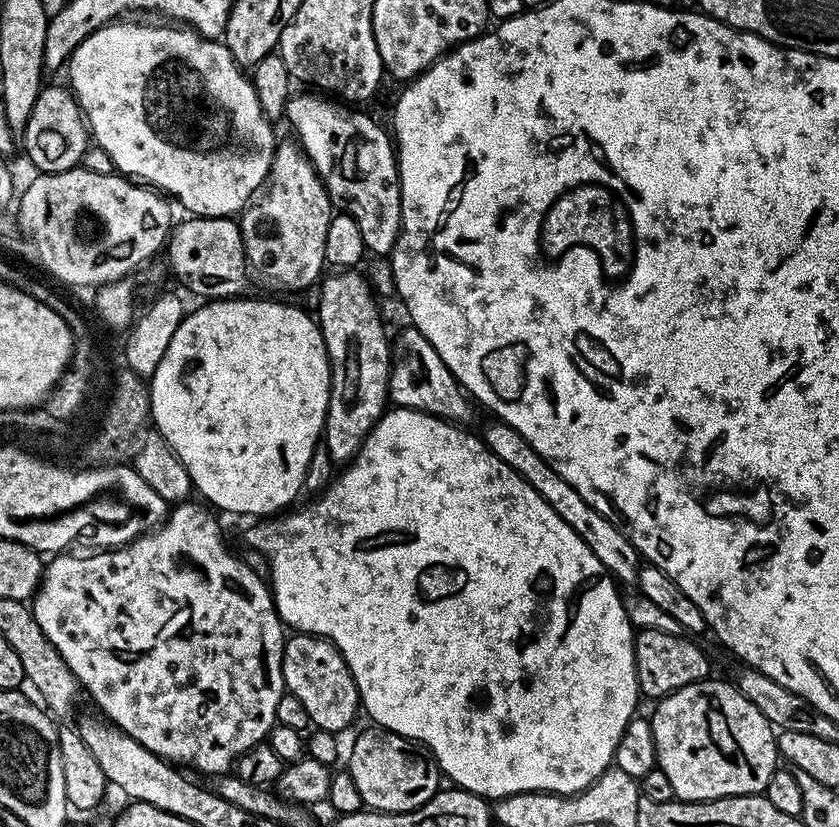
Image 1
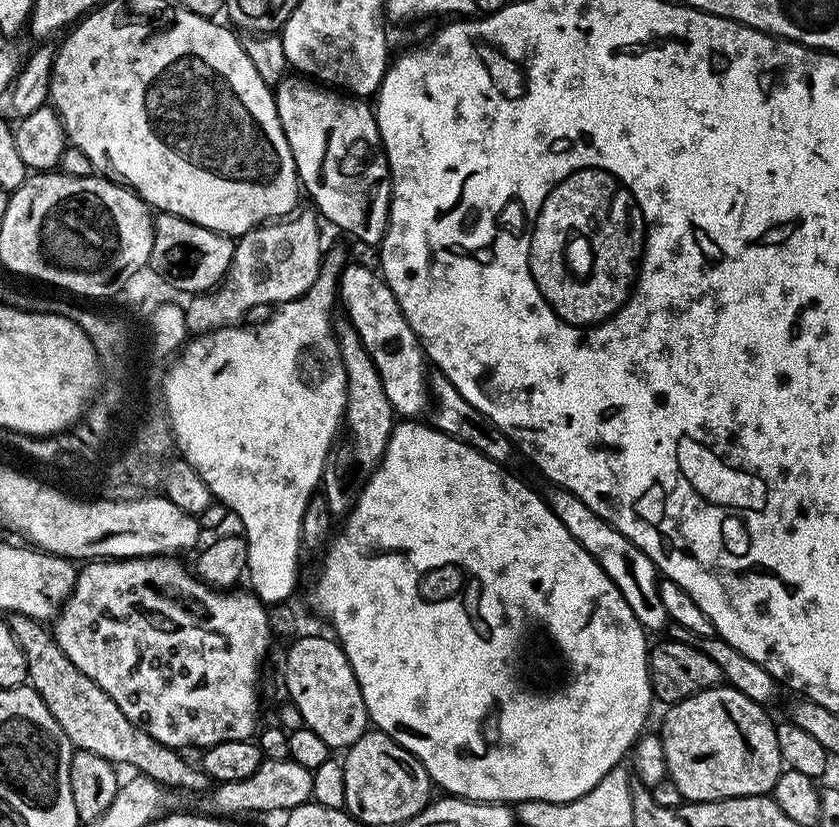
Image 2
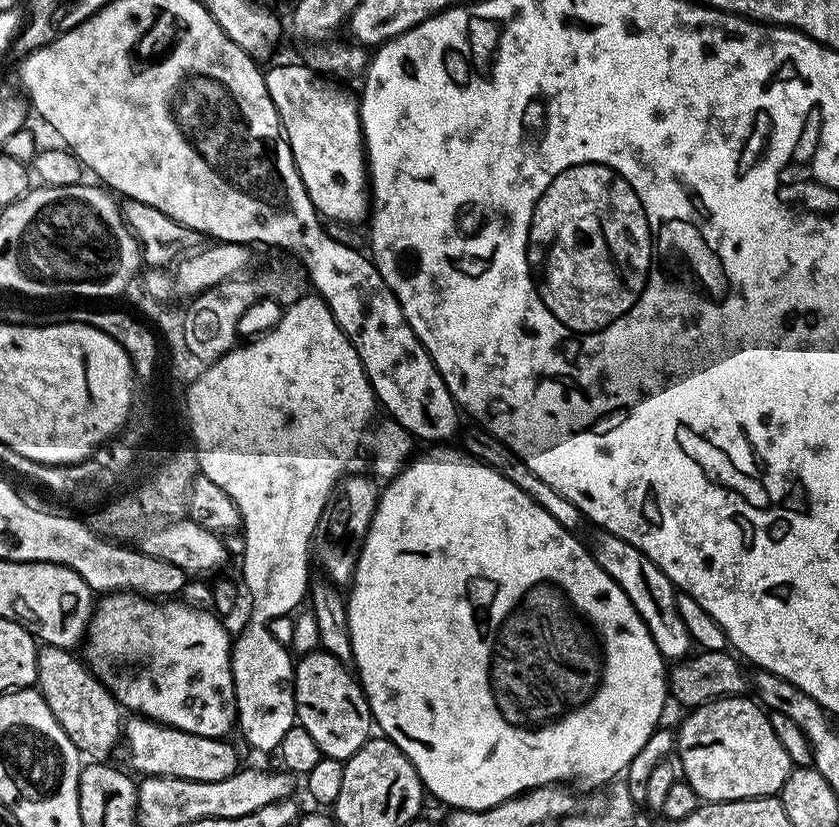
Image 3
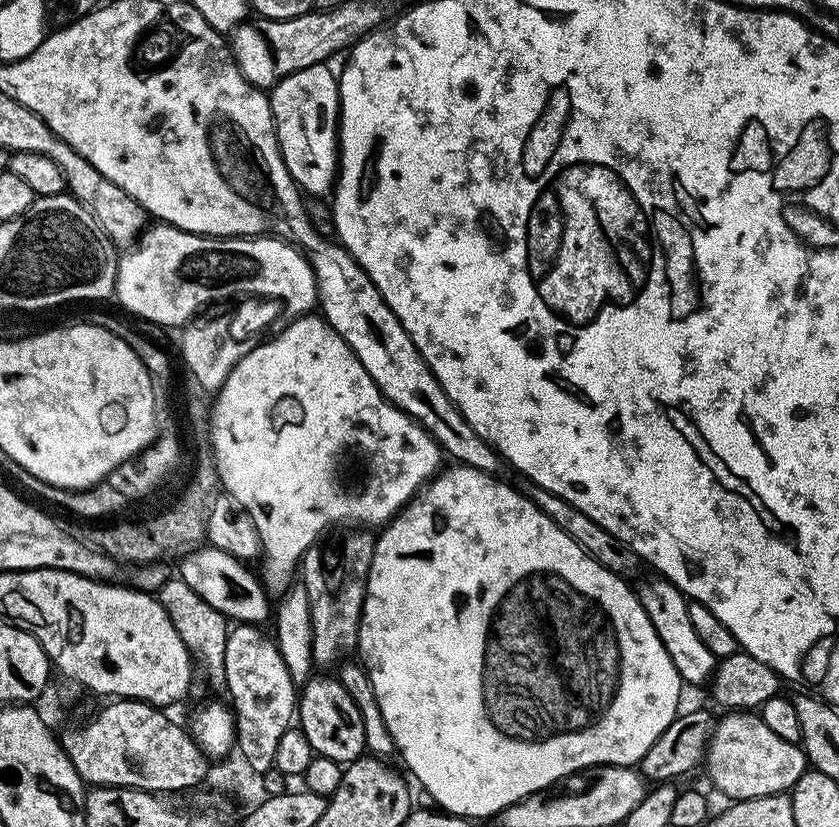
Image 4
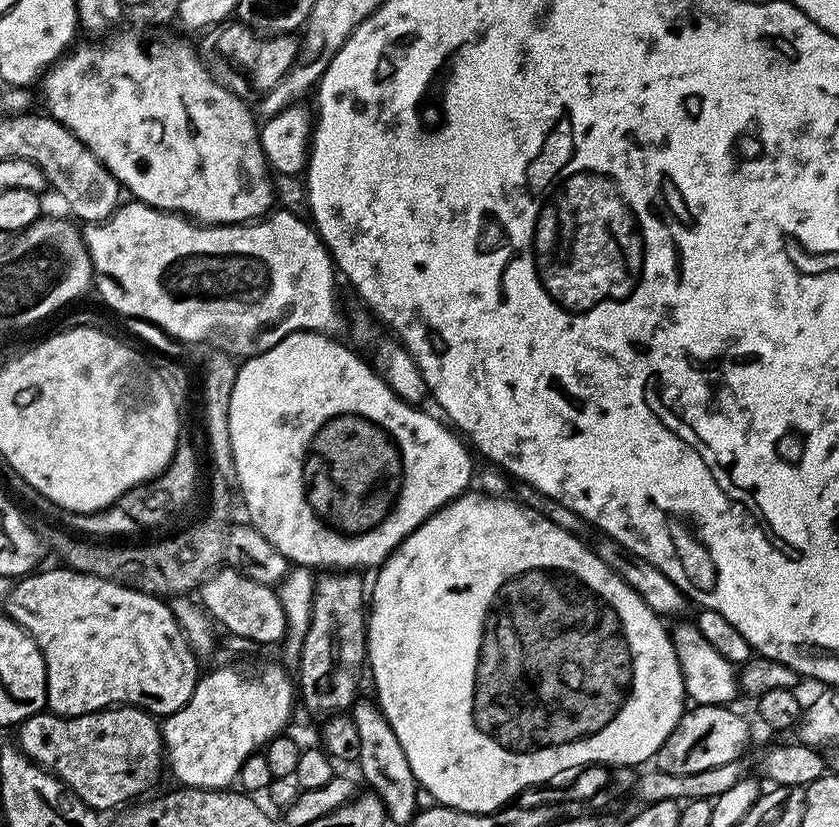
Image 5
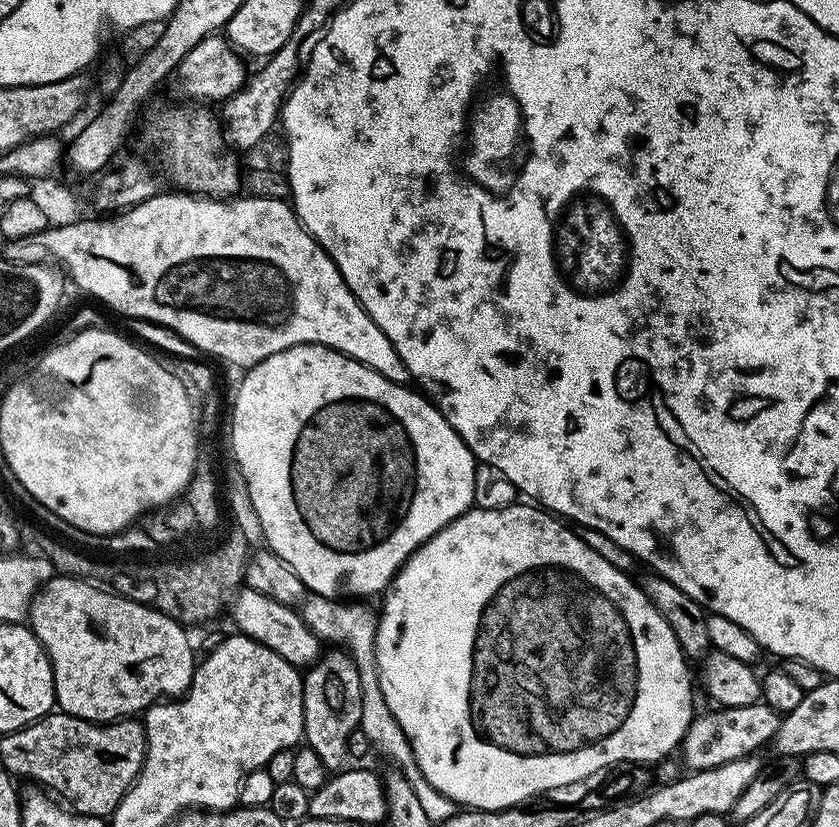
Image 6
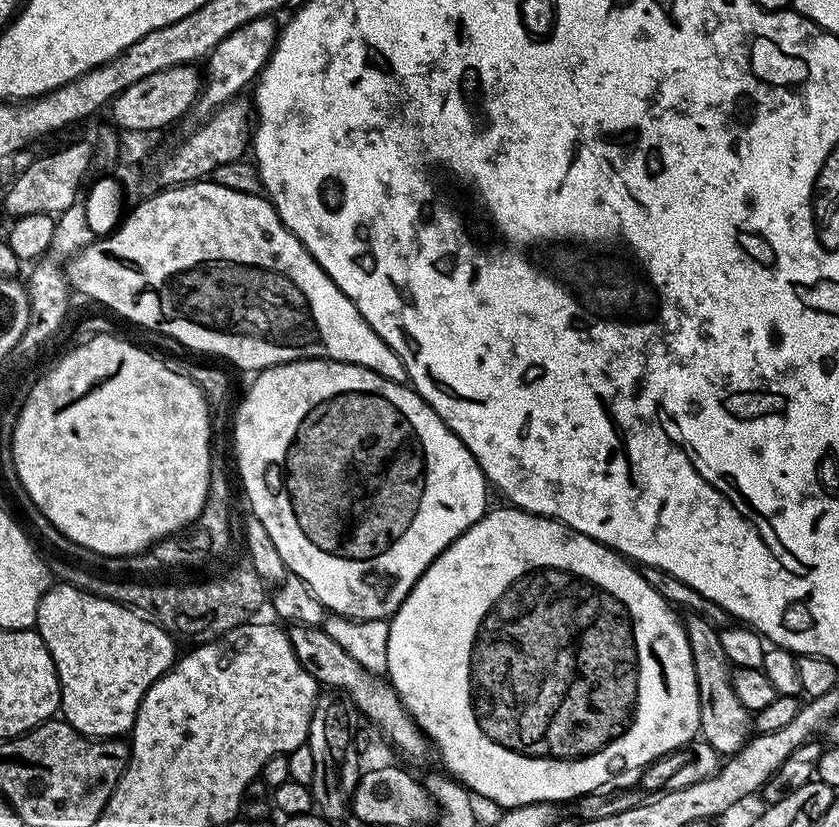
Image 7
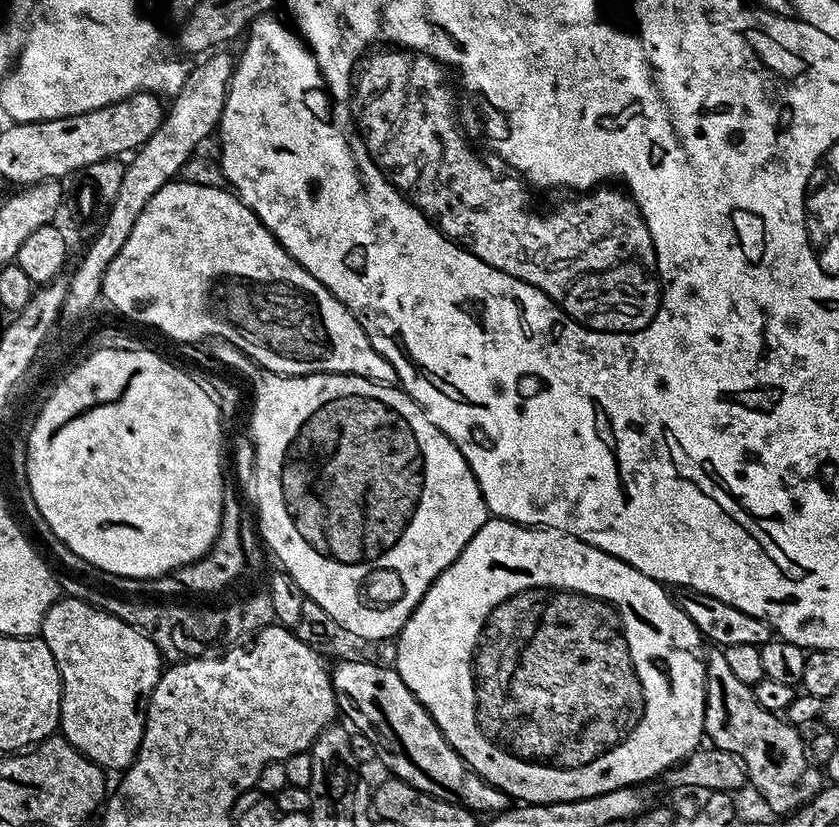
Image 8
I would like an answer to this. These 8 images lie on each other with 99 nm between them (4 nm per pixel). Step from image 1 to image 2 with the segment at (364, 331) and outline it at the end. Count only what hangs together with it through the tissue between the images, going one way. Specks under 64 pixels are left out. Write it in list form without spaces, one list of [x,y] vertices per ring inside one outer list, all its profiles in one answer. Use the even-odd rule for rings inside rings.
[[[341,322],[335,325],[335,329],[348,375],[348,401],[338,439],[324,463],[322,491],[333,517],[343,518],[356,505],[360,491],[380,465],[398,417],[390,406],[390,398],[386,398],[386,390],[382,390],[382,378],[378,376],[378,370],[354,326]]]

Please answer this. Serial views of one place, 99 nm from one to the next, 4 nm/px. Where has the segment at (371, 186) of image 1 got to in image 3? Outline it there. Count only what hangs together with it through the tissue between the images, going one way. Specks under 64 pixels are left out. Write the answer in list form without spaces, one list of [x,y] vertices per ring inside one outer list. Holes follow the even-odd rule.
[[[304,62],[267,69],[264,81],[317,215],[327,221],[361,225],[370,214],[370,186],[357,95],[321,76]]]

